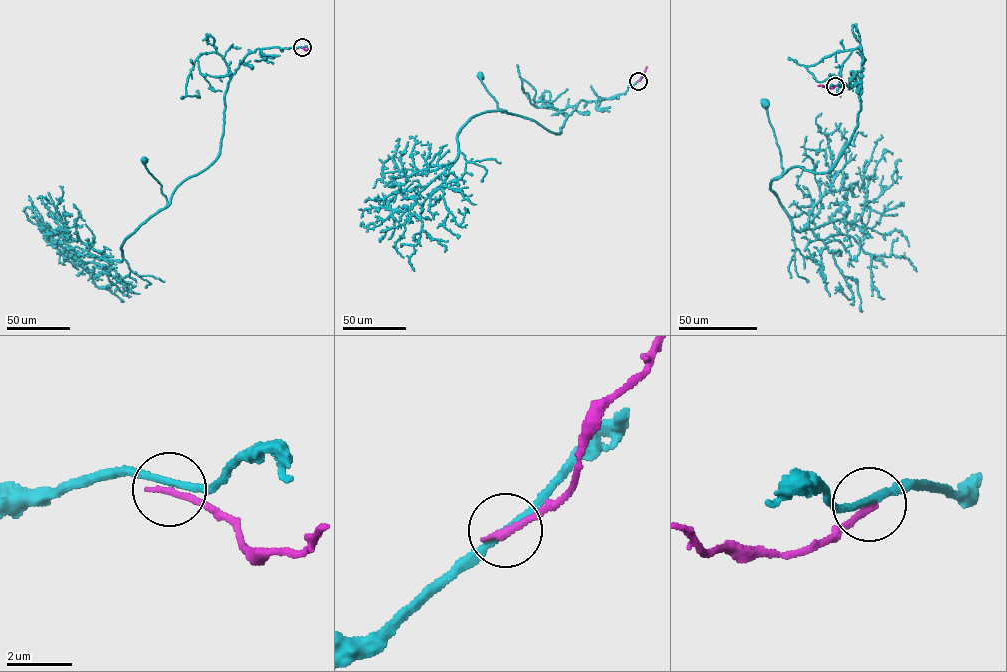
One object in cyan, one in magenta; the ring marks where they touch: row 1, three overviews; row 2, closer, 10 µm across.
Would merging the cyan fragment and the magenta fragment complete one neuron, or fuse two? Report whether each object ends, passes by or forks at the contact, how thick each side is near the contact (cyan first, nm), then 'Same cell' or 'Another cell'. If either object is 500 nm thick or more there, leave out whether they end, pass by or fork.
At the ring cyan passes by. At the ring magenta ends. Thickness 200 nm (cyan) against 240 nm. Another cell

